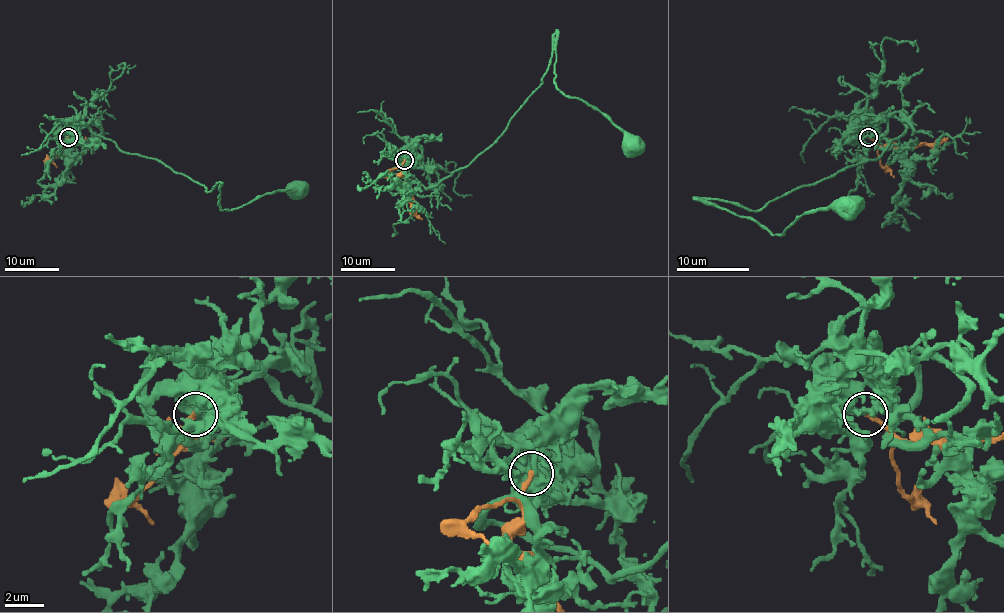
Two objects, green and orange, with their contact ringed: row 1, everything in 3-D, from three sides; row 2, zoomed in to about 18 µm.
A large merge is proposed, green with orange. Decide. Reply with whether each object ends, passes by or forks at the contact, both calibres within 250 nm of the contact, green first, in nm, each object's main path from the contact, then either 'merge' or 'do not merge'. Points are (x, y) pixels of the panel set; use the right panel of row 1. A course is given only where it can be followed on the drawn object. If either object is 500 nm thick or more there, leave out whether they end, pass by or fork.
green passes by; orange ends there; 340 nm thick on the green side, 260 nm on the other; green runs (867, 137), (889, 145), (887, 114), (905, 127), (876, 159), (759, 210), (708, 201), (771, 235), (851, 210); orange runs (867, 137), (882, 146), (938, 145), (947, 137); do not merge

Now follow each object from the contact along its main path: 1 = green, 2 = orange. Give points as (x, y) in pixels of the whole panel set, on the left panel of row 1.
1: (69, 137), (67, 145), (55, 134), (59, 120), (82, 122), (206, 191), (218, 183), (222, 210), (297, 191)
2: (69, 137), (63, 144), (78, 143), (86, 137)

